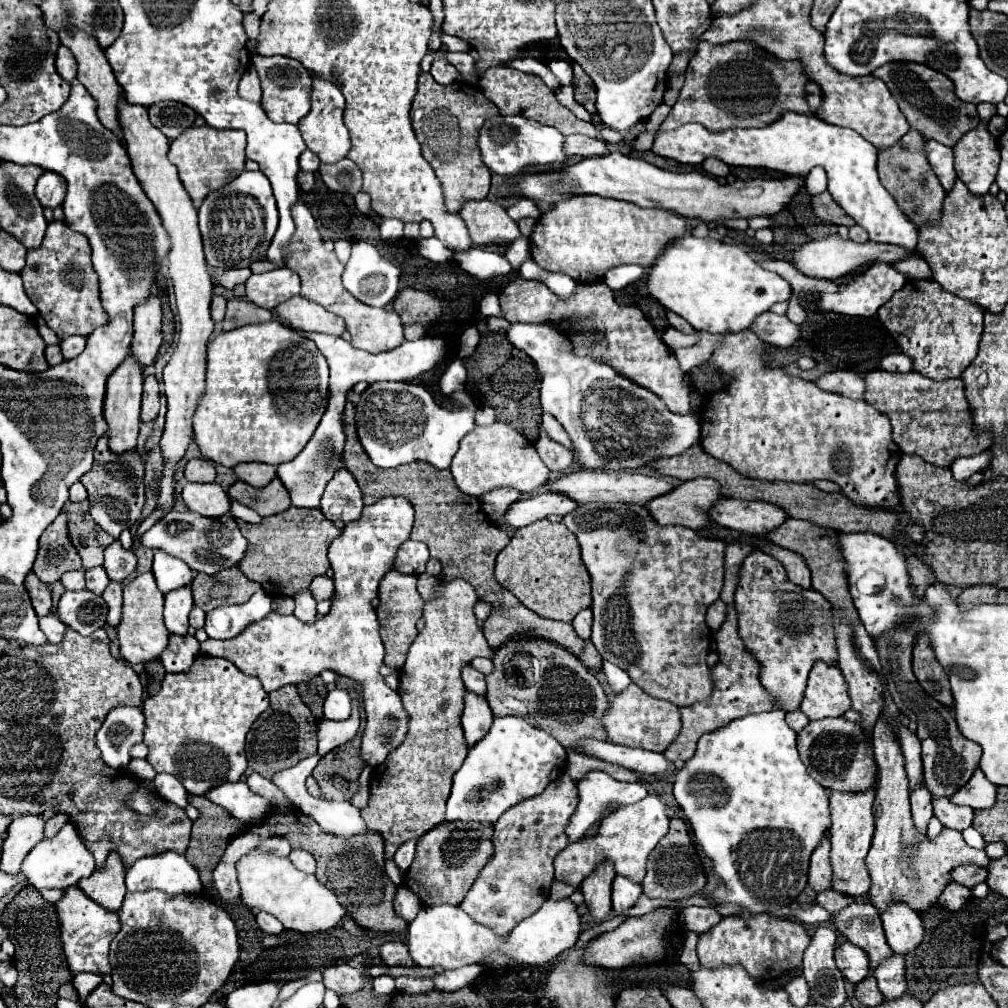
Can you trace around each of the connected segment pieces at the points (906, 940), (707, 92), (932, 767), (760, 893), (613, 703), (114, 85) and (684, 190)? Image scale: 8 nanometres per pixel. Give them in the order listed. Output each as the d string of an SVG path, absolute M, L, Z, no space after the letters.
M890 901L886 911L880 913L880 919L892 951L908 953L916 949L916 945L920 945L924 927L922 927L920 915L912 911L906 903Z
M700 41L696 55L688 65L678 101L656 133L676 129L684 123L700 123L708 131L766 127L778 121L786 111L814 115L806 103L808 81L804 63L798 59L780 61L768 57L764 49L752 41L730 41L720 45Z
M890 631L888 635L876 641L880 663L888 681L894 703L904 715L910 715L918 723L918 739L922 743L922 763L924 763L924 785L934 797L952 797L962 785L972 777L972 761L980 761L982 749L978 743L966 739L954 721L954 711L934 701L922 687L916 683L912 673L912 647L914 635L910 631Z
M776 709L776 711L766 711L766 713L746 715L746 717L734 719L734 721L730 721L730 723L726 723L726 725L722 725L722 727L718 727L718 729L706 733L706 735L702 735L700 741L698 741L698 745L696 745L696 753L692 755L692 759L688 759L688 761L676 771L676 777L674 777L674 799L676 799L678 805L682 807L686 819L690 821L690 827L692 827L692 831L694 831L694 837L696 837L700 849L704 851L704 855L706 855L706 857L710 859L710 863L712 863L712 873L714 873L714 877L716 877L716 881L718 881L718 887L712 891L712 897L714 897L716 905L734 905L734 907L738 907L740 911L734 913L734 915L738 915L738 917L740 917L740 915L742 915L742 917L744 917L744 915L760 915L760 913L766 913L766 915L778 915L782 909L788 909L790 903L794 903L794 901L798 899L798 895L804 891L804 887L806 887L806 883L808 883L808 861L810 861L810 855L812 855L814 847L820 843L820 839L828 833L828 827L830 827L830 813L828 813L828 791L808 775L808 771L806 771L806 767L804 767L804 763L802 763L798 751L796 751L796 733L786 725L786 721L784 721L784 711Z
M630 683L624 691L616 693L608 701L608 709L602 713L600 721L610 743L662 753L680 731L680 709L670 701L648 697L638 685Z
M64 29L60 33L60 43L70 47L70 51L74 53L76 61L78 61L78 81L88 89L88 93L96 99L98 103L98 119L100 123L110 129L114 135L122 135L122 127L120 127L120 121L118 121L118 103L120 103L120 95L122 95L122 89L118 87L118 81L110 69L110 63L106 61L104 57L104 51L102 47L96 43L96 39L90 39L90 35L84 35L80 31L72 31L72 29Z
M612 151L610 155L594 156L583 159L578 165L564 167L560 171L544 171L534 175L524 175L518 181L518 195L524 195L532 201L556 203L556 199L564 199L568 195L604 195L612 199L632 201L640 207L660 207L674 211L684 217L698 217L702 221L718 221L722 217L754 217L754 215L774 215L778 213L804 183L802 177L788 179L736 179L734 183L720 185L714 177L702 175L698 171L692 173L674 173L660 167L652 167L650 163L631 158L620 151Z

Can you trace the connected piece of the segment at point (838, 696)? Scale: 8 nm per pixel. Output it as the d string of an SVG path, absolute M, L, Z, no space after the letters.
M816 663L810 671L800 711L810 721L818 721L826 717L842 717L848 709L850 697L842 671L838 667L828 667L826 663Z

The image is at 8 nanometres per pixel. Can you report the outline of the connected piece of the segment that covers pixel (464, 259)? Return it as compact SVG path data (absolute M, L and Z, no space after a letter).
M472 247L472 251L456 253L460 267L476 279L492 279L496 275L508 275L512 271L504 255L486 247Z

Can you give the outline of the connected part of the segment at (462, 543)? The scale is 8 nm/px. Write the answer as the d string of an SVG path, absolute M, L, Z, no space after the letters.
M348 399L344 407L344 433L346 433L346 445L344 445L344 465L346 469L354 475L358 487L362 489L364 505L372 505L378 499L386 495L400 495L408 499L416 511L416 521L414 521L414 531L410 539L422 541L430 549L430 557L438 559L442 567L442 579L466 579L472 583L476 589L478 597L482 601L488 601L494 605L492 615L484 623L484 637L490 643L492 649L496 649L504 639L516 637L516 635L536 635L542 639L552 639L558 643L564 643L578 659L588 665L588 669L600 669L602 659L596 647L592 647L590 641L580 639L570 623L564 621L554 621L554 619L544 619L524 607L508 589L504 589L496 579L494 579L494 559L496 555L508 545L510 537L506 531L502 531L498 525L494 525L486 513L482 511L482 505L478 499L468 499L456 485L450 475L450 471L436 471L428 463L408 463L400 465L396 469L380 469L376 467L368 455L364 455L364 449L360 447L356 427L354 427L354 403Z

